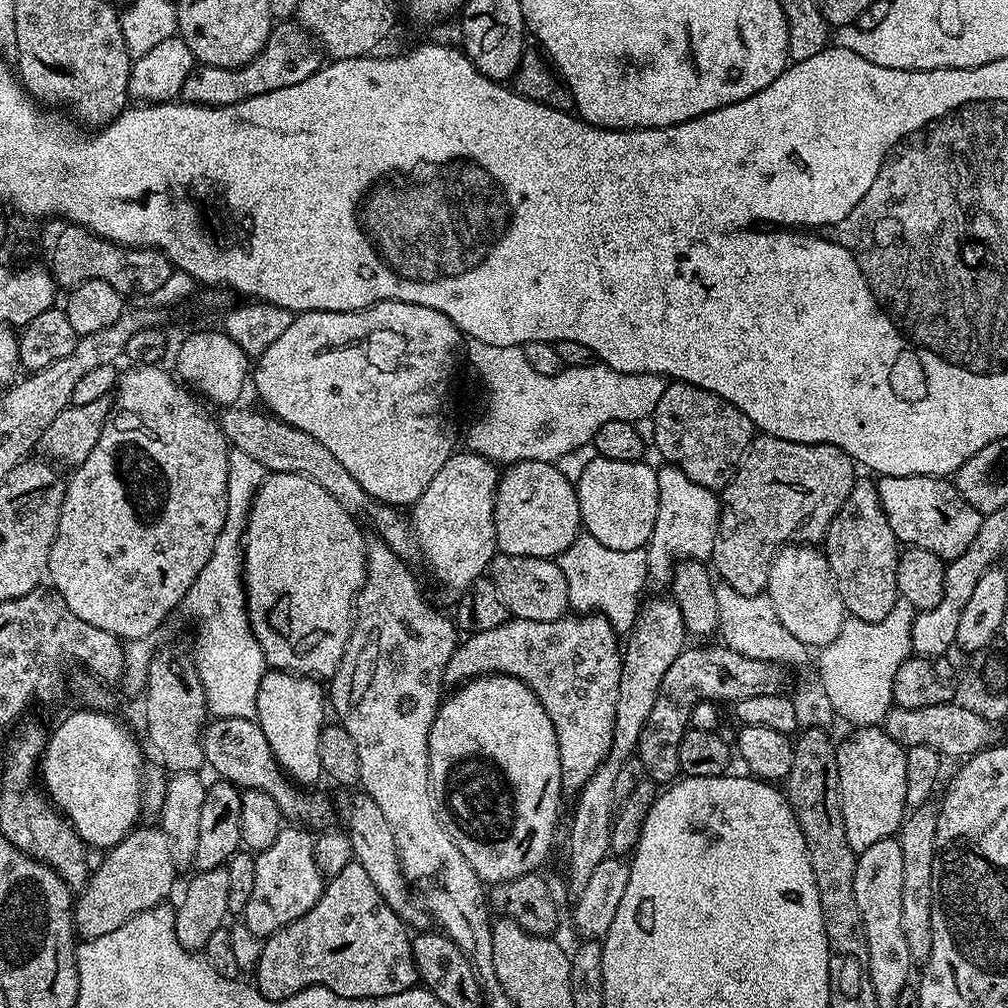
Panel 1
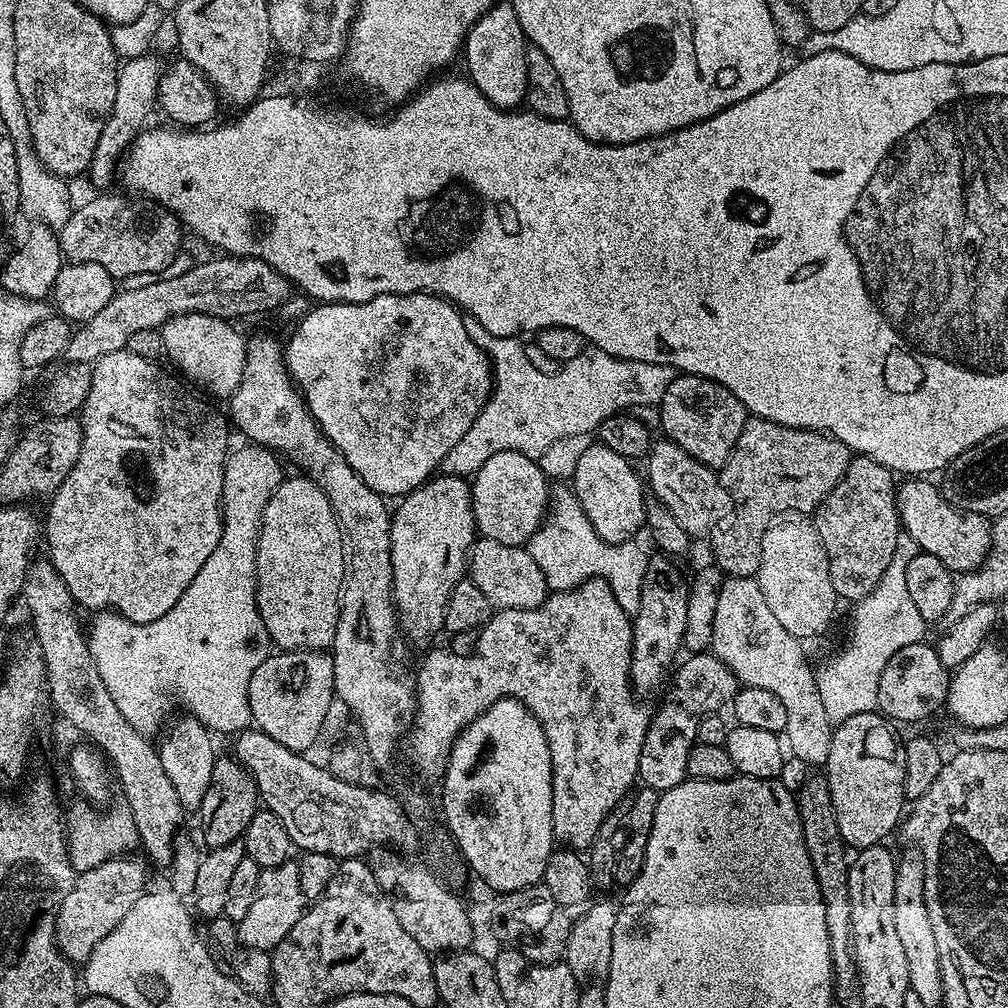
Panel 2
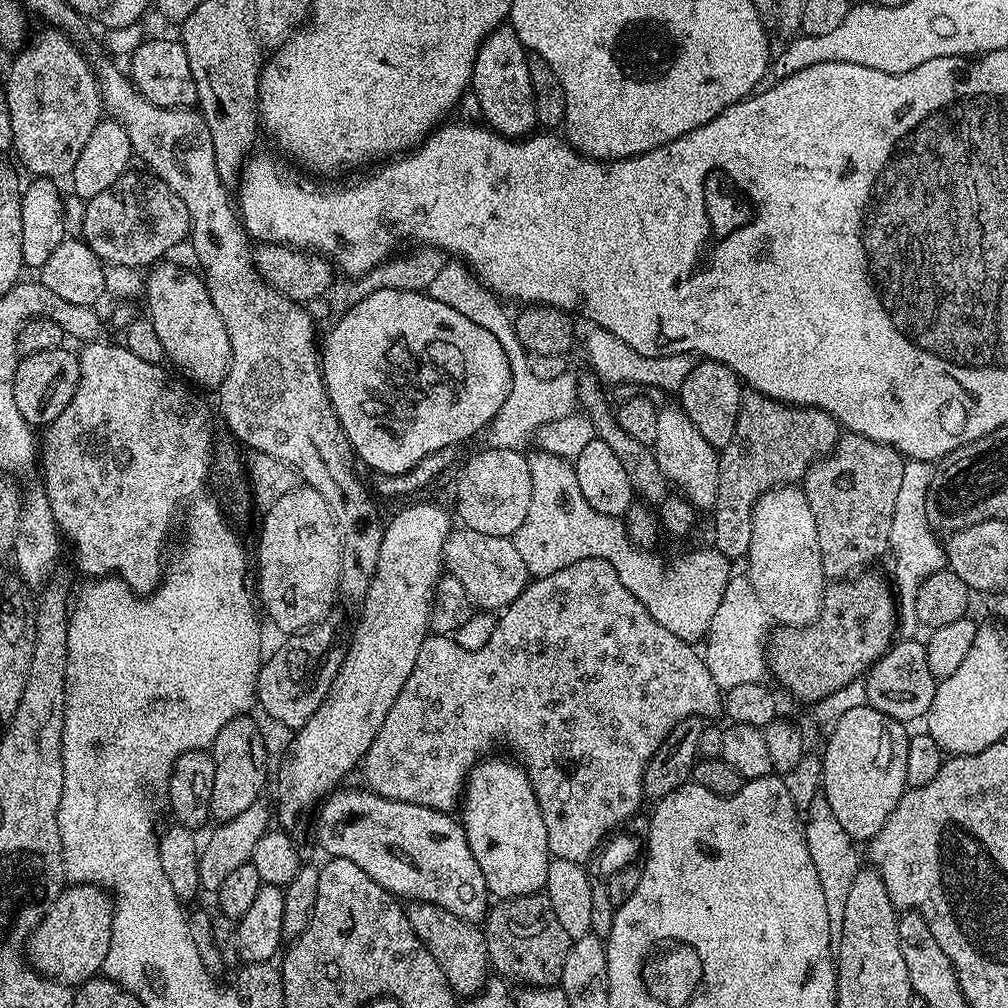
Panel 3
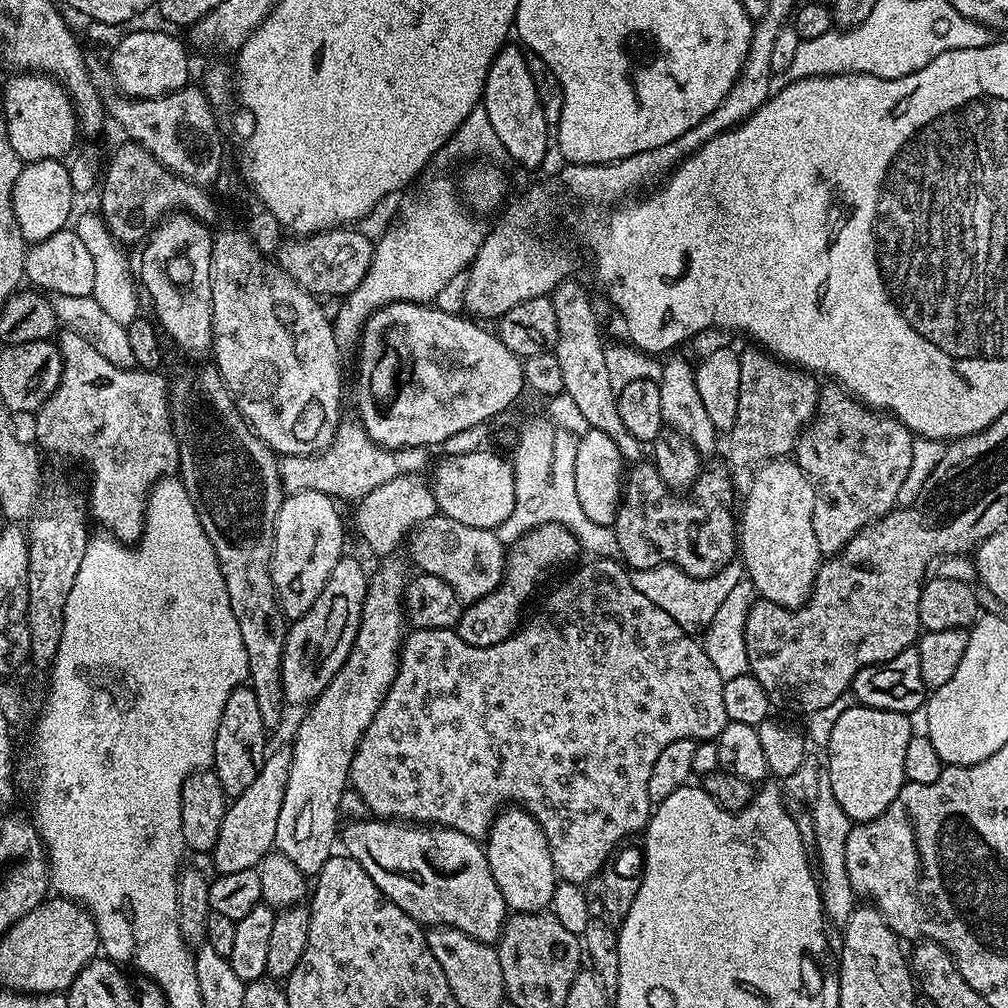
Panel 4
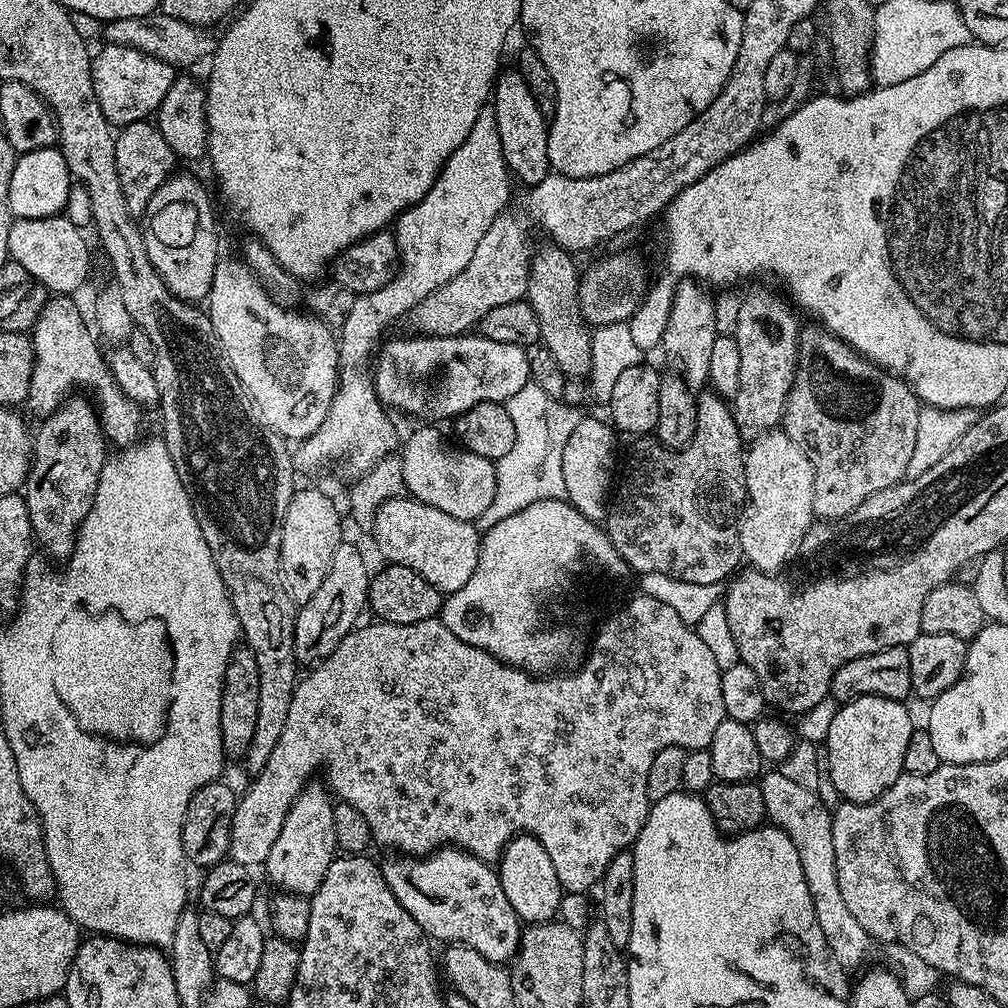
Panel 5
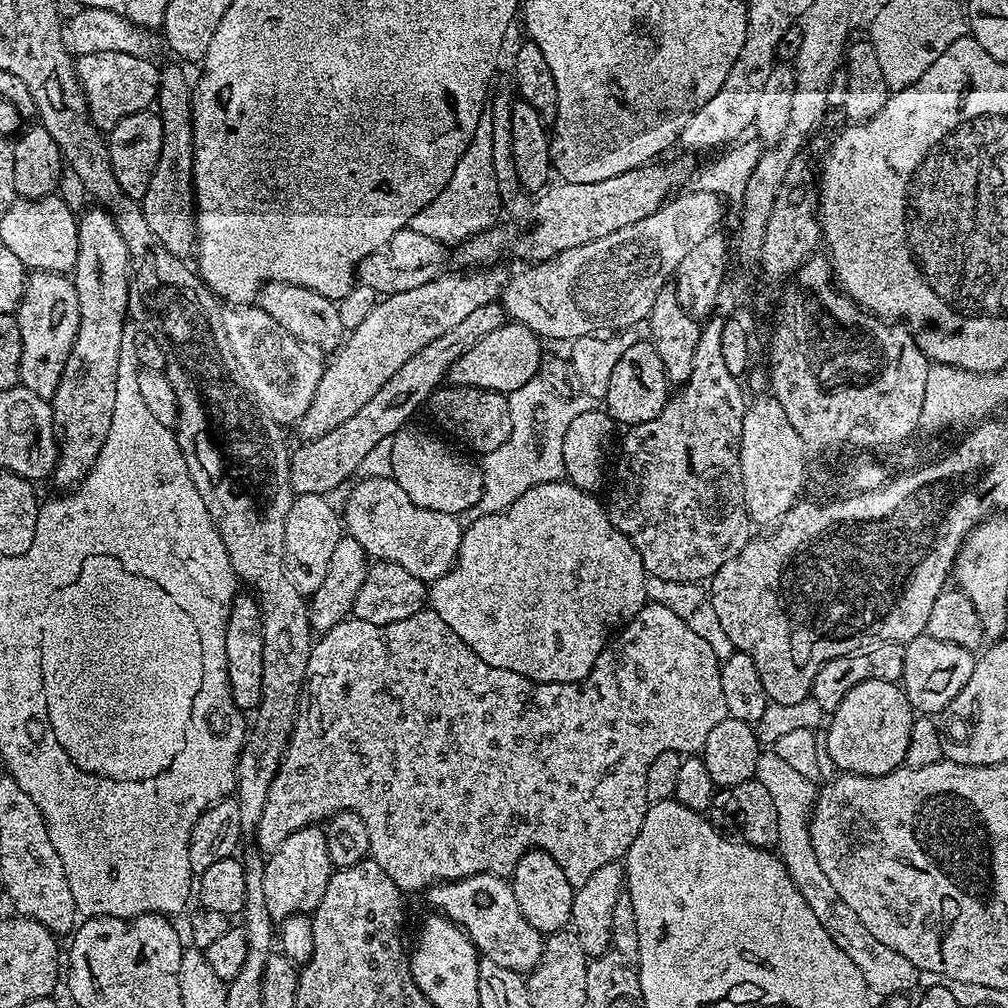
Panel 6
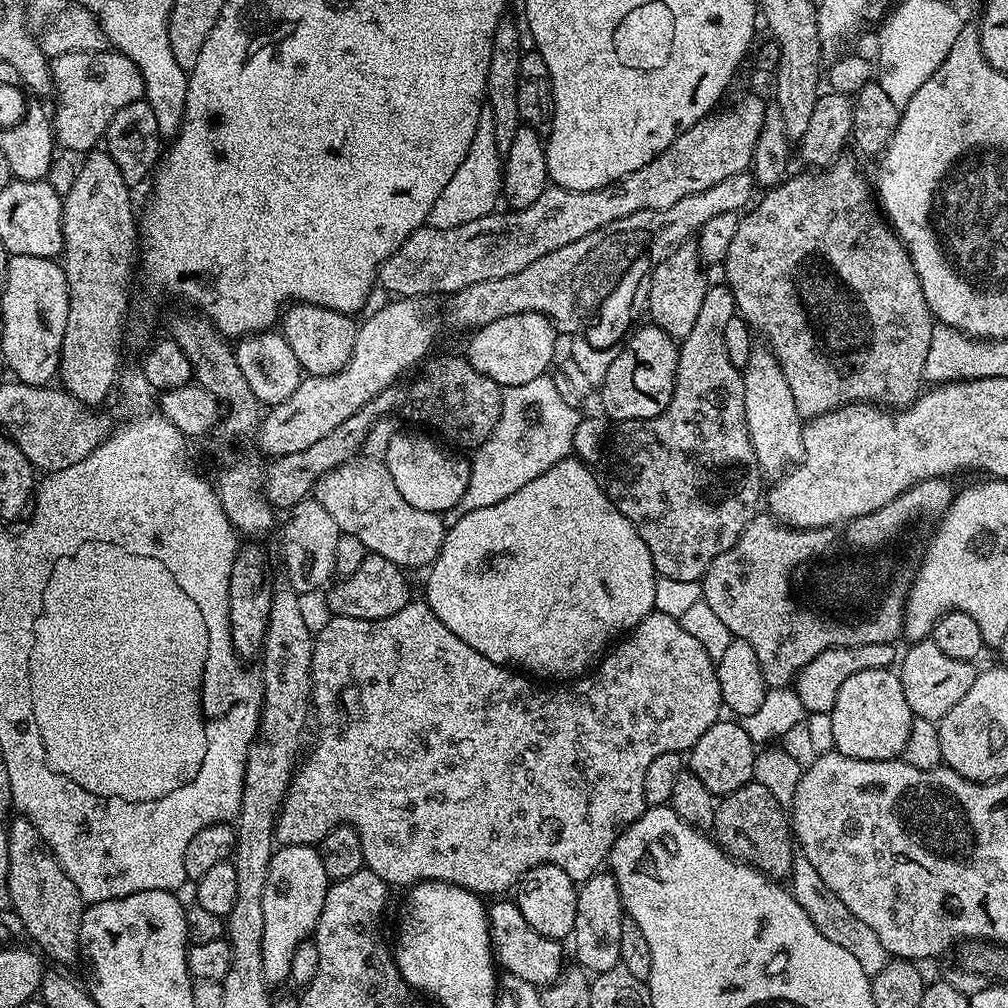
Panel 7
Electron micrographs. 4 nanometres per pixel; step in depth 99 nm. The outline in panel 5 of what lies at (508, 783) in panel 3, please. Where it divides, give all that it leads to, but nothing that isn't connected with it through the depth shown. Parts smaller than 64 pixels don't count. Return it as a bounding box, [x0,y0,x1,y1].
[498,836,562,925]

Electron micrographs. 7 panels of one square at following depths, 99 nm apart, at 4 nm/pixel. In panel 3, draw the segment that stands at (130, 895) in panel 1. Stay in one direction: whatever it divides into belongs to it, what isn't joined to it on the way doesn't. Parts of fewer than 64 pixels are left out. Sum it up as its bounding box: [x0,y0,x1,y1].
[26,884,113,986]

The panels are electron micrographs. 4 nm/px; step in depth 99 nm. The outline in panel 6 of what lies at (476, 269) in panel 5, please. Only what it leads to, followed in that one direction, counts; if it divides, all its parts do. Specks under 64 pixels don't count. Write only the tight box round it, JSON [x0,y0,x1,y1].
[298,266,510,442]

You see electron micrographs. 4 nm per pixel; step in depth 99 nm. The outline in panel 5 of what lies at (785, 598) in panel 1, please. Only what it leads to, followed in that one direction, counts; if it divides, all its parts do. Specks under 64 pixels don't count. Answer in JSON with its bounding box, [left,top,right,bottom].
[740,430,814,573]

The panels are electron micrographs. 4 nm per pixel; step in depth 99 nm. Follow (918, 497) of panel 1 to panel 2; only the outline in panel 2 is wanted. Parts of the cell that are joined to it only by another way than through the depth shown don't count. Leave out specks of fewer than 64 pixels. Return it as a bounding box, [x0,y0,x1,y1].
[896,478,992,574]

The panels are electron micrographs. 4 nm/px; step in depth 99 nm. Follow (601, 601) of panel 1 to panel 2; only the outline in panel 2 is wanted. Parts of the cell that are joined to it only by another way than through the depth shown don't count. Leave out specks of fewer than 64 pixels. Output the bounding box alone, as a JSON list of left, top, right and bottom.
[526,487,649,614]

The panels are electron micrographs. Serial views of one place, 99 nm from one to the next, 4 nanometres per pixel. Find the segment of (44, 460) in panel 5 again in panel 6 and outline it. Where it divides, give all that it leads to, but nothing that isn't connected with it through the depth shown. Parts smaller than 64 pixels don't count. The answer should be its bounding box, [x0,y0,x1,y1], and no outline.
[51,206,130,490]

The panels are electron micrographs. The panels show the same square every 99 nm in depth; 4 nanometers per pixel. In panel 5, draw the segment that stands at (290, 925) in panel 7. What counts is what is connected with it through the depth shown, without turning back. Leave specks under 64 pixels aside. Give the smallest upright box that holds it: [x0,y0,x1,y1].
[262,782,338,898]

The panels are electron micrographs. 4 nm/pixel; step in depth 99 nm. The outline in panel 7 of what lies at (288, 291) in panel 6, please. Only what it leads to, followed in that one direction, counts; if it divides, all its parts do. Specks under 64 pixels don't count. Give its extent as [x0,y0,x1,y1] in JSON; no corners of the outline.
[283,303,357,376]

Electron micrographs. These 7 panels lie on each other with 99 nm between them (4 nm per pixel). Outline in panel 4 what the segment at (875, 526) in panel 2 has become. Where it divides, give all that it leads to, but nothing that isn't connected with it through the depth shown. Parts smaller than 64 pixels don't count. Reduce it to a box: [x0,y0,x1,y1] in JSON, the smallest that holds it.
[794,382,913,557]

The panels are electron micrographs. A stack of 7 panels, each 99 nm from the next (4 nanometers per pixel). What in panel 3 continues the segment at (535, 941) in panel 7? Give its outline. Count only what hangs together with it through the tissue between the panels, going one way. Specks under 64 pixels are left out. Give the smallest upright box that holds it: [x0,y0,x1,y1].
[315,788,490,922]

